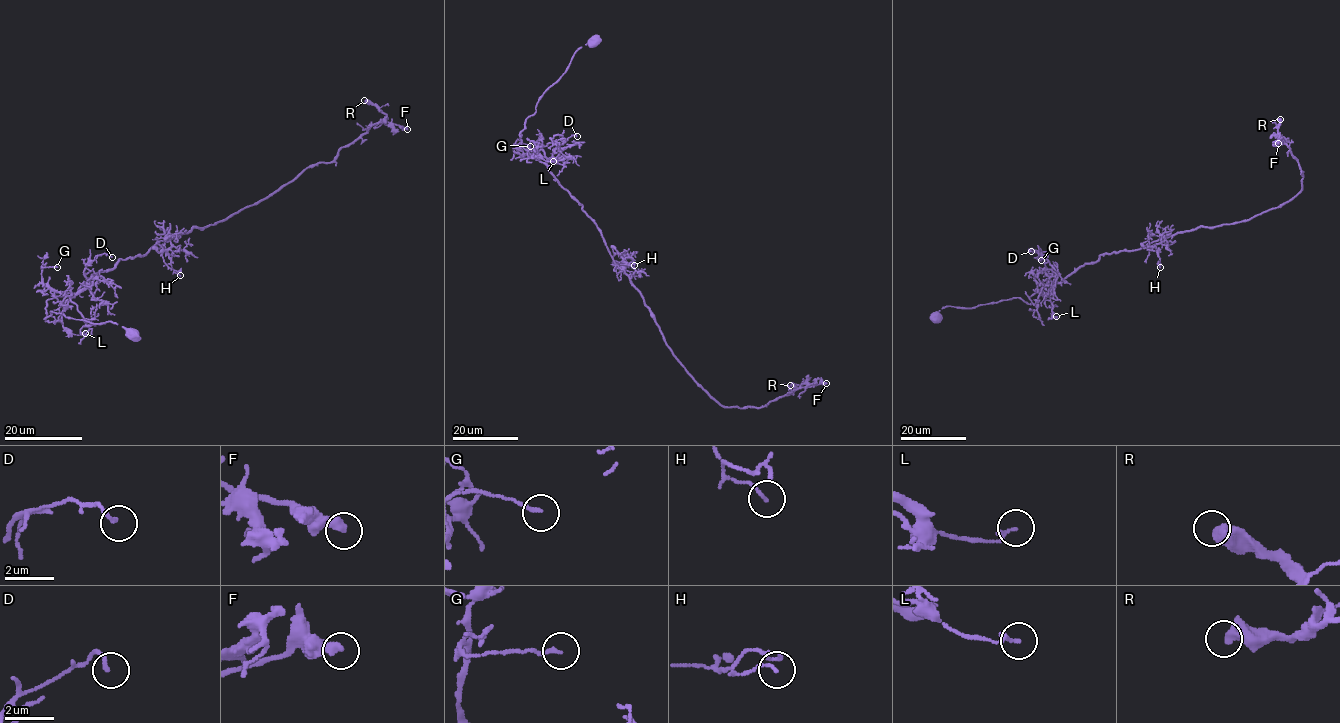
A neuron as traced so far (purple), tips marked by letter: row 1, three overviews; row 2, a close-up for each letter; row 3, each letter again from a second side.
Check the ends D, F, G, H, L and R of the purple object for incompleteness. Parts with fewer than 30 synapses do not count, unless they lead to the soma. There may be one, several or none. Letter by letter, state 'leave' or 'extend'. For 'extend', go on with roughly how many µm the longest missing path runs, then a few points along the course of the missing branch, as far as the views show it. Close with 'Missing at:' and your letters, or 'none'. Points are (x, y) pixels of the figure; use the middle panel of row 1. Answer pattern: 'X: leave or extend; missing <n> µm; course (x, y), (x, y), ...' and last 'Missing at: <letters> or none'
D: leave
F: leave
G: leave
H: leave
L: leave
R: leave
Missing at: none

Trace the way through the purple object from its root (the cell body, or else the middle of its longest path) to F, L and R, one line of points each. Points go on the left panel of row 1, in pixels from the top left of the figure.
F: (159, 241), (223, 221), (258, 203), (308, 167), (331, 162), (342, 148), (374, 124), (389, 121), (407, 129)
L: (159, 241), (145, 255), (121, 259), (114, 268), (94, 273), (65, 303), (58, 319), (73, 334), (85, 333)
R: (159, 241), (223, 221), (267, 198), (308, 167), (331, 162), (342, 148), (387, 117), (364, 100)

